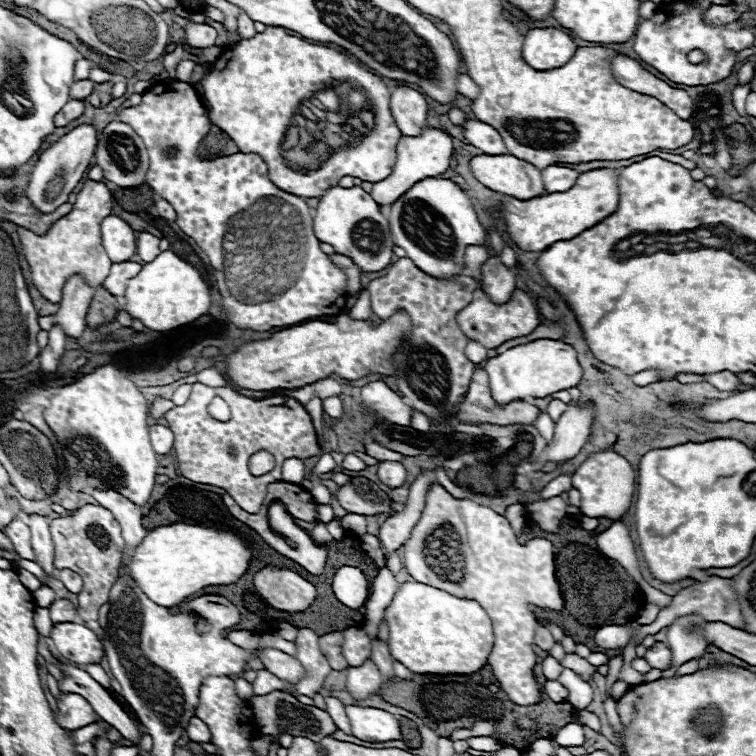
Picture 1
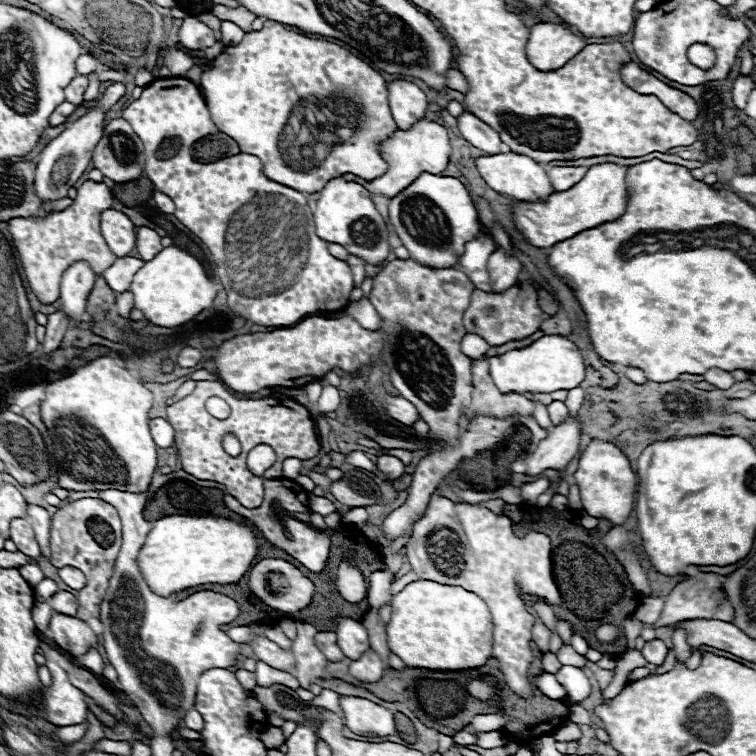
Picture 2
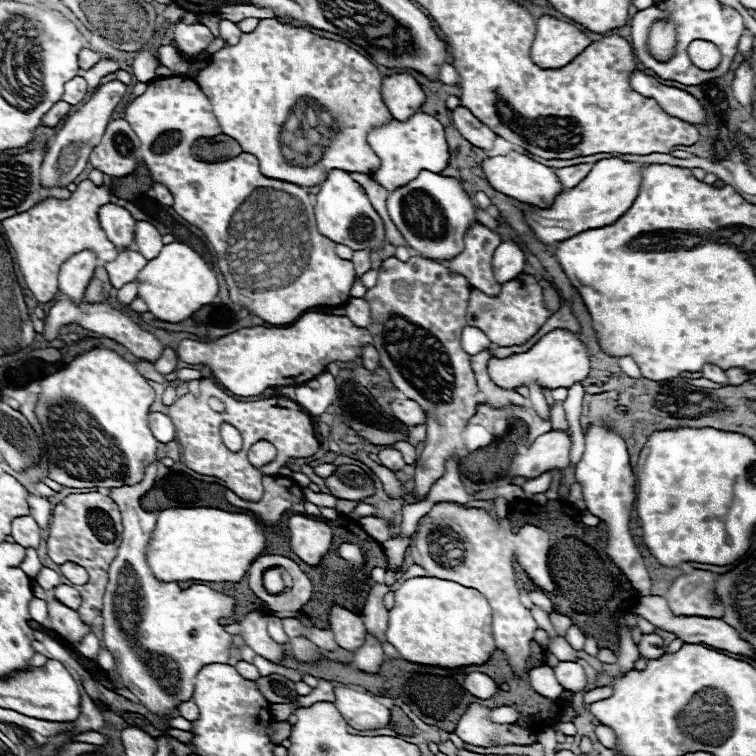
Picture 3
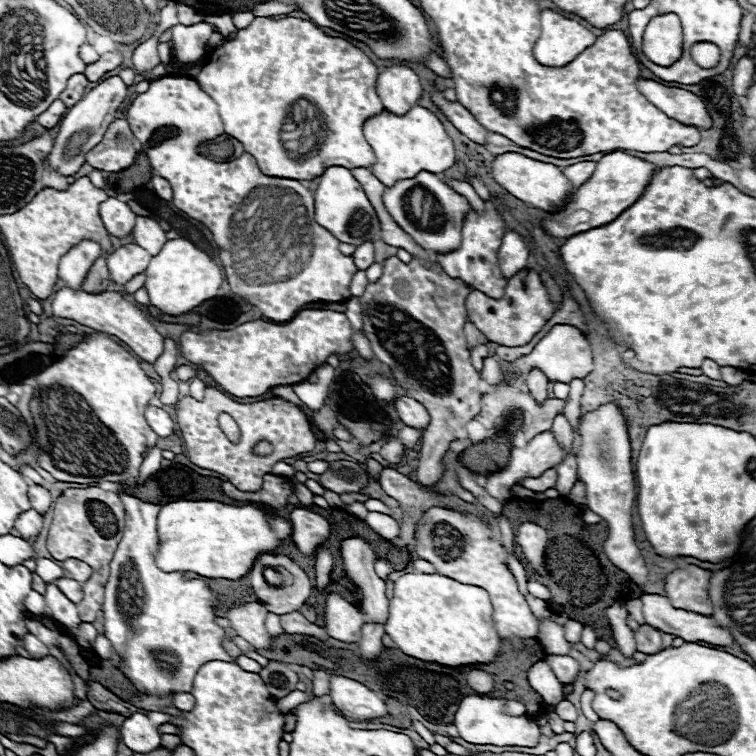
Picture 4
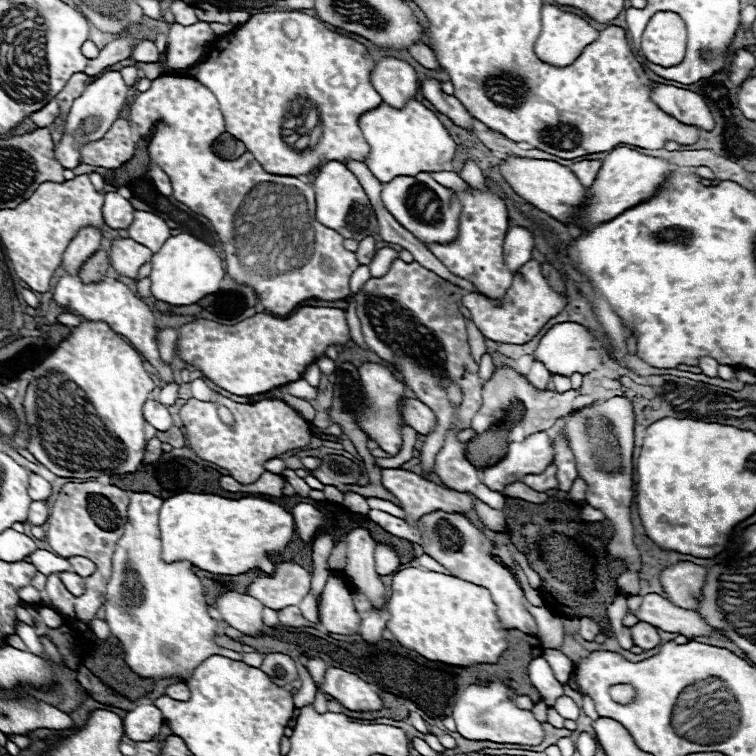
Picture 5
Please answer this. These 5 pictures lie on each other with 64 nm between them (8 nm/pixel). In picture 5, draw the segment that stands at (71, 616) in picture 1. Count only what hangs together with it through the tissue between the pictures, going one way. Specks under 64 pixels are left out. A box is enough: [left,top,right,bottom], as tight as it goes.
[60,572,86,596]

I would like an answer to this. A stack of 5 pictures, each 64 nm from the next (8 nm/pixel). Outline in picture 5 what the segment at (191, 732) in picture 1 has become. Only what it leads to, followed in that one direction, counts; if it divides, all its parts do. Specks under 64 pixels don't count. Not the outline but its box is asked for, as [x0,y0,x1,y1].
[166,680,190,700]

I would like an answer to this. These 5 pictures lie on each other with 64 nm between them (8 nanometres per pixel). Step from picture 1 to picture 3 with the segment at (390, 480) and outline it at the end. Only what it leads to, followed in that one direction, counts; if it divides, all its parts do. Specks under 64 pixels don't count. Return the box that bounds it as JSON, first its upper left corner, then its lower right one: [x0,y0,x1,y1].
[378,446,404,470]

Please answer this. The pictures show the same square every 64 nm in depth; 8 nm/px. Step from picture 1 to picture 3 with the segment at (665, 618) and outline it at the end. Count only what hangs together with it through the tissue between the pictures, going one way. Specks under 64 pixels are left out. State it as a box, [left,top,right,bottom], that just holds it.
[666,570,724,618]

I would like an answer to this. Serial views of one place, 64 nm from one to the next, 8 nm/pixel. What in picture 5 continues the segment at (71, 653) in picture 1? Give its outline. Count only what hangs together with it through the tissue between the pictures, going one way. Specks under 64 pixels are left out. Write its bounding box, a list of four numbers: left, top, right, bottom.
[46,572,76,618]

